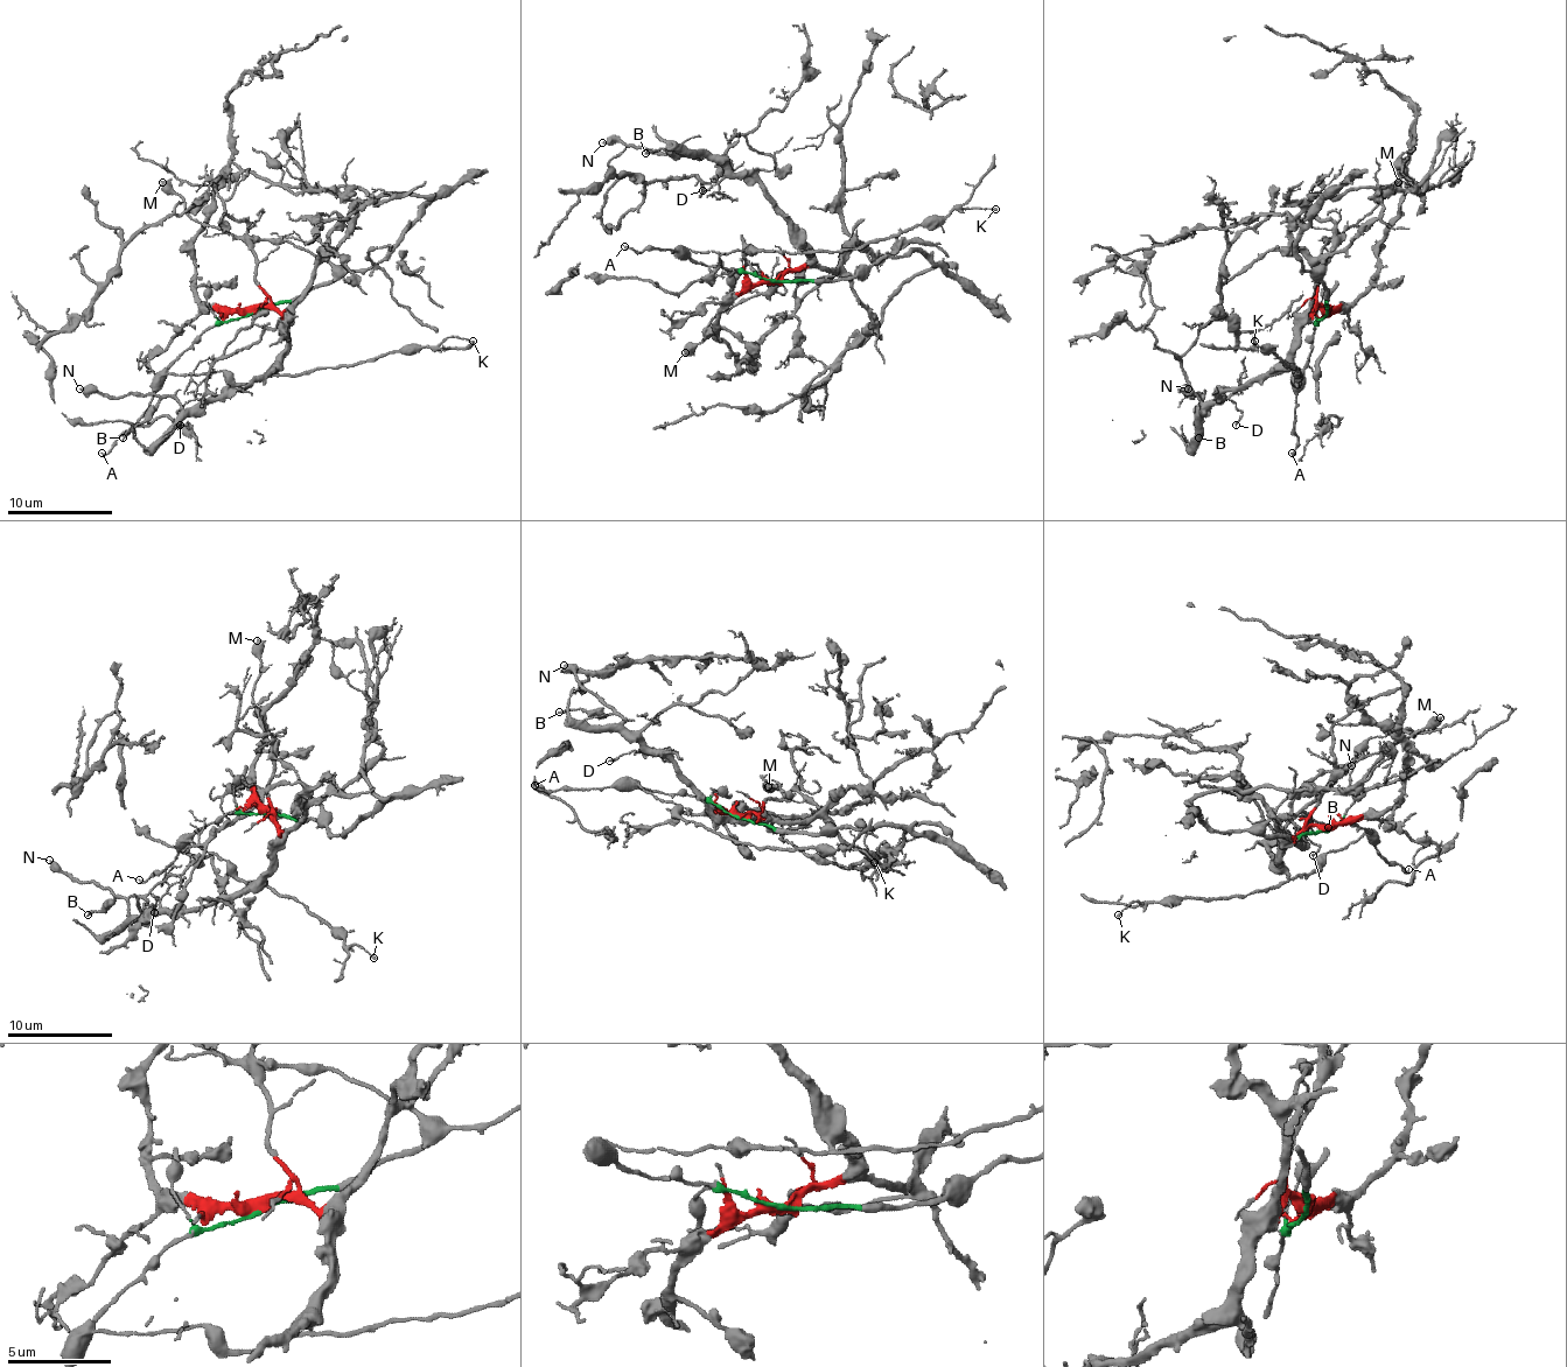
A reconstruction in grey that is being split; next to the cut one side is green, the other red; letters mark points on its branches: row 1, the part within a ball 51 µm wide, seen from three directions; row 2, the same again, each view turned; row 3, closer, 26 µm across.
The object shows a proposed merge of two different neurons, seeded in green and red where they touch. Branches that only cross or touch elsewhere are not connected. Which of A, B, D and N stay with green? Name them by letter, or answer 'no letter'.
A

